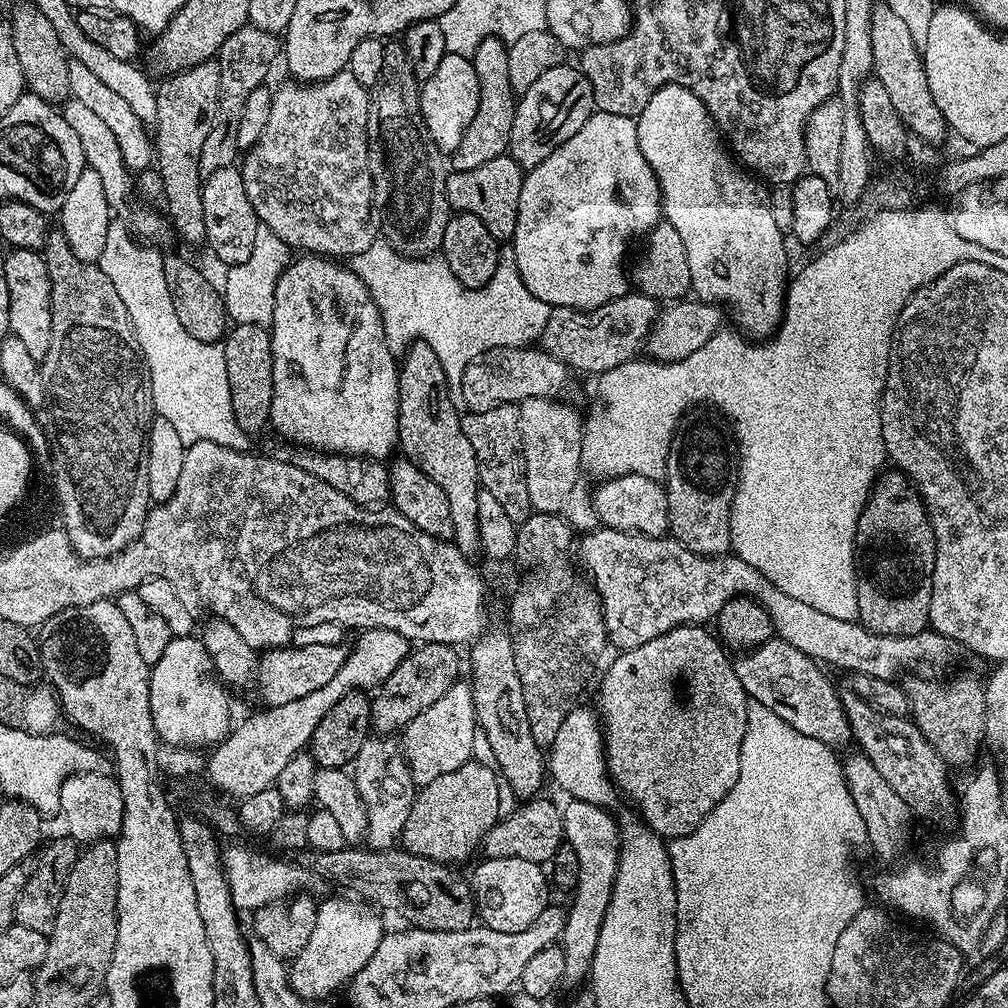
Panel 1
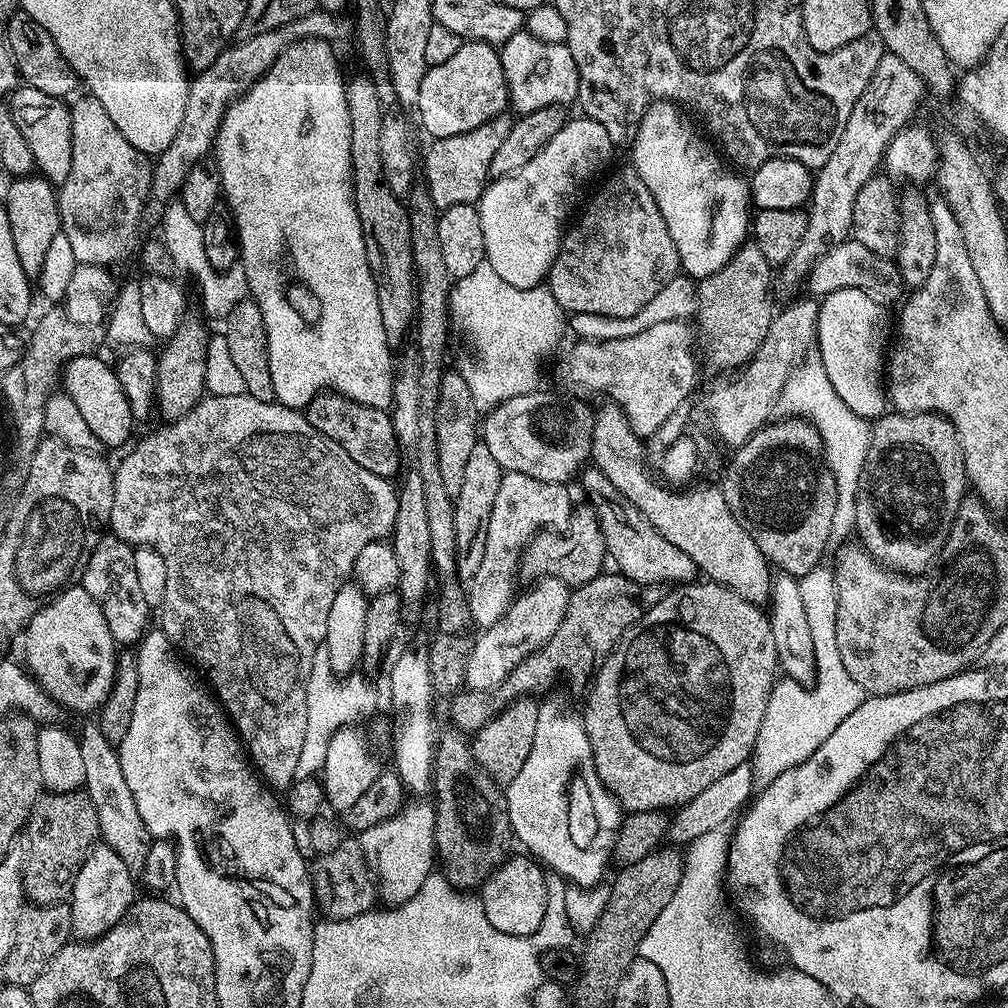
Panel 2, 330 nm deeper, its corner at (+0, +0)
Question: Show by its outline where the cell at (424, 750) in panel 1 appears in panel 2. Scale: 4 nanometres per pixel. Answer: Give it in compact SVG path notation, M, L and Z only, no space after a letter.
M553 576L539 577L538 583L529 592L521 591L506 610L506 614L494 626L483 629L472 641L470 662L466 662L465 685L474 692L491 692L522 663L527 656L534 654L558 630L566 614L569 585Z

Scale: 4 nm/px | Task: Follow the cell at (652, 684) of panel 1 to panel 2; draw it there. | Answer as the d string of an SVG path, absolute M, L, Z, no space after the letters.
M711 582L681 584L669 592L672 592L669 596L668 593L661 595L659 602L650 611L645 612L637 624L624 631L623 638L616 643L616 649L606 657L603 666L596 671L586 692L588 705L585 706L584 712L582 708L584 729L588 735L598 778L625 813L675 810L681 804L698 798L698 794L702 794L706 786L718 782L722 774L730 774L734 766L745 763L753 755L758 730L762 730L762 718L766 714L766 702L772 693L772 685L778 679L772 621L769 613L761 605L746 602L746 598L734 594L729 588Z

